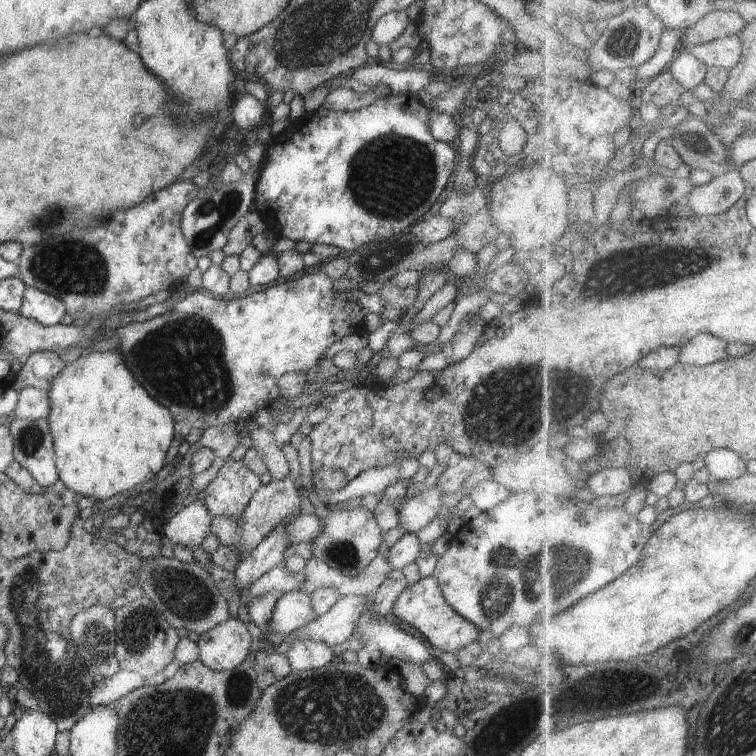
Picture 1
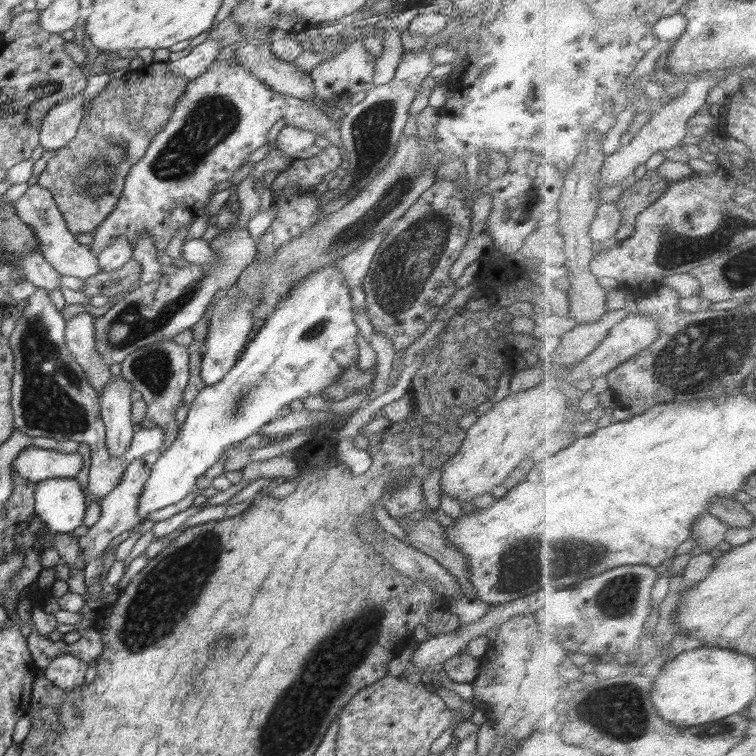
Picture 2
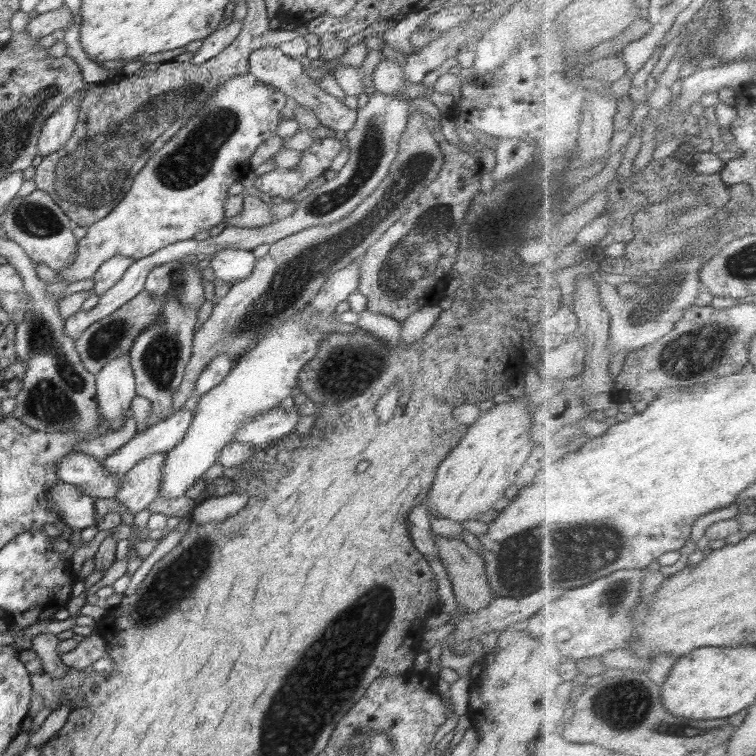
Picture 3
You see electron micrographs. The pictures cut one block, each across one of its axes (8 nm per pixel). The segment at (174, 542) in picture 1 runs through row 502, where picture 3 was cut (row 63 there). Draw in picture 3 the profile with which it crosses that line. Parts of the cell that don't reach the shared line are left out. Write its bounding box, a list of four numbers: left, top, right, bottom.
[189,20,243,64]

